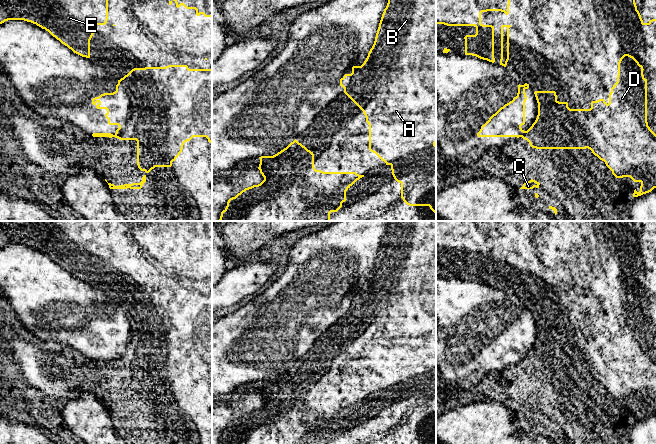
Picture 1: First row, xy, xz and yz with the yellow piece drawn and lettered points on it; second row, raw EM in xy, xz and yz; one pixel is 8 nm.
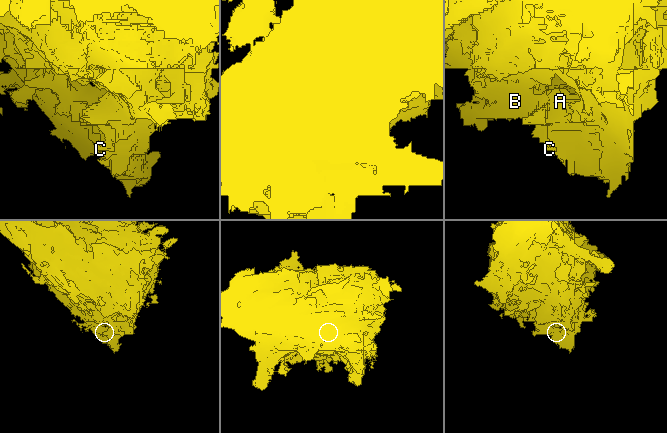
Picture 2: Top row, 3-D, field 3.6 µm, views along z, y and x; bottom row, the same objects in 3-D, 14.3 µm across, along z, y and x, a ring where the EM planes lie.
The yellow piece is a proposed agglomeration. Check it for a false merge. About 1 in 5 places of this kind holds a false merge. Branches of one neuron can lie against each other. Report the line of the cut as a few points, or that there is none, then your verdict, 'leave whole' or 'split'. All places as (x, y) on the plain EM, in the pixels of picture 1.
no cut | leave whole

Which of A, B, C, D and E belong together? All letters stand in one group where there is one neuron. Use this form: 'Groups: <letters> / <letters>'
Groups: A B C D E

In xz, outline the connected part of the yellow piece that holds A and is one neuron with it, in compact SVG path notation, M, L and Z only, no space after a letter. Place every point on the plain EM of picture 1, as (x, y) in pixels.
M389 221L375 265L361 290L340 303L344 317L363 335L369 349L369 374L391 390L394 403L401 408L401 422L409 430L429 430L436 438L436 221Z

